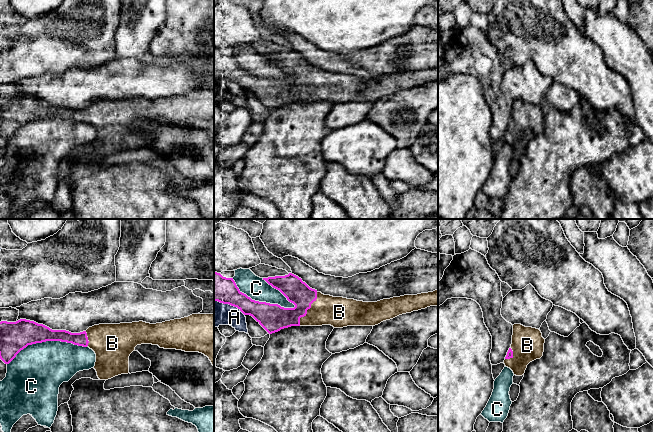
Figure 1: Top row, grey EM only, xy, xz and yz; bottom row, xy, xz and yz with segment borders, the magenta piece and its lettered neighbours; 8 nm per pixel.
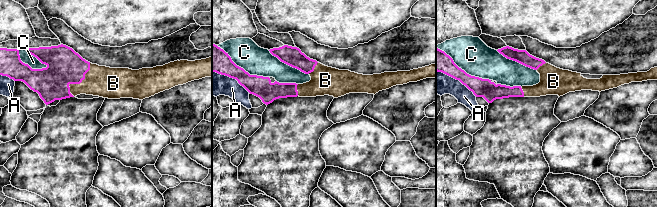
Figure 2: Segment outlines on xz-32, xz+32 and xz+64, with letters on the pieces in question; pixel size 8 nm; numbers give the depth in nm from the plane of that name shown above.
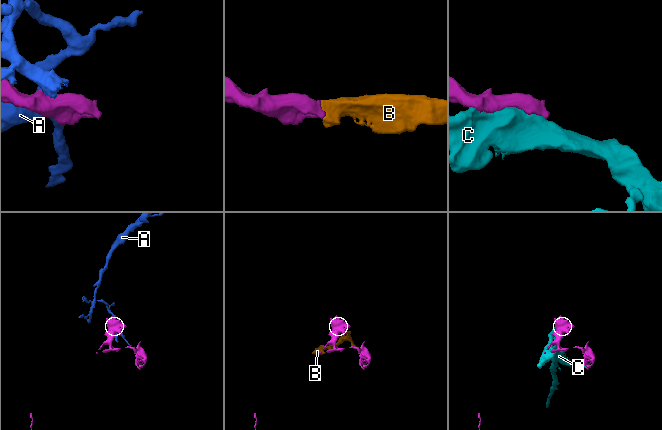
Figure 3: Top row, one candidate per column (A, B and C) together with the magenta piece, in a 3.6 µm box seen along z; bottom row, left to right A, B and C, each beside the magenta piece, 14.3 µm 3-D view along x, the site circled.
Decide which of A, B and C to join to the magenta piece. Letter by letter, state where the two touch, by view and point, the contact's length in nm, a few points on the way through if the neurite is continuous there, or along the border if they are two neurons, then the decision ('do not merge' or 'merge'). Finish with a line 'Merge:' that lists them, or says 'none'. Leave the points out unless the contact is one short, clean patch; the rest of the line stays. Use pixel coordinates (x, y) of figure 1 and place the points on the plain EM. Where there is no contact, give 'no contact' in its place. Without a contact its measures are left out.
A: meets magenta in xz at (229, 80); contact 280 nm long; do not merge
B: meets magenta in xz at (308, 84); contact 300 nm long; runs through xz (296, 67), (308, 79), (308, 84), (338, 88); merge
C: meets magenta in xz at (262, 78); contact 550 nm long; do not merge
Merge: B

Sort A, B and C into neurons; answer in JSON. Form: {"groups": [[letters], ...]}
{"groups": [["A"], ["B"], ["C"]]}

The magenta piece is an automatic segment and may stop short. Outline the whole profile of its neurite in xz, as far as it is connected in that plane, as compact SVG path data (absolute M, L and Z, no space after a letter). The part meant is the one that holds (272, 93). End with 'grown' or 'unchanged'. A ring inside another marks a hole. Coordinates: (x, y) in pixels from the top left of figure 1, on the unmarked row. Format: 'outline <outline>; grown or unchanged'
outline M214 48L214 77L237 83L244 91L252 92L269 110L291 102L331 101L334 104L375 102L402 90L411 89L430 82L438 82L438 66L417 71L393 73L377 78L363 78L324 71L310 64L301 54L292 49L285 52L263 54L263 56L273 64L279 66L295 83L284 84L278 80L252 76L239 66L233 54L223 53L217 48Z; grown

